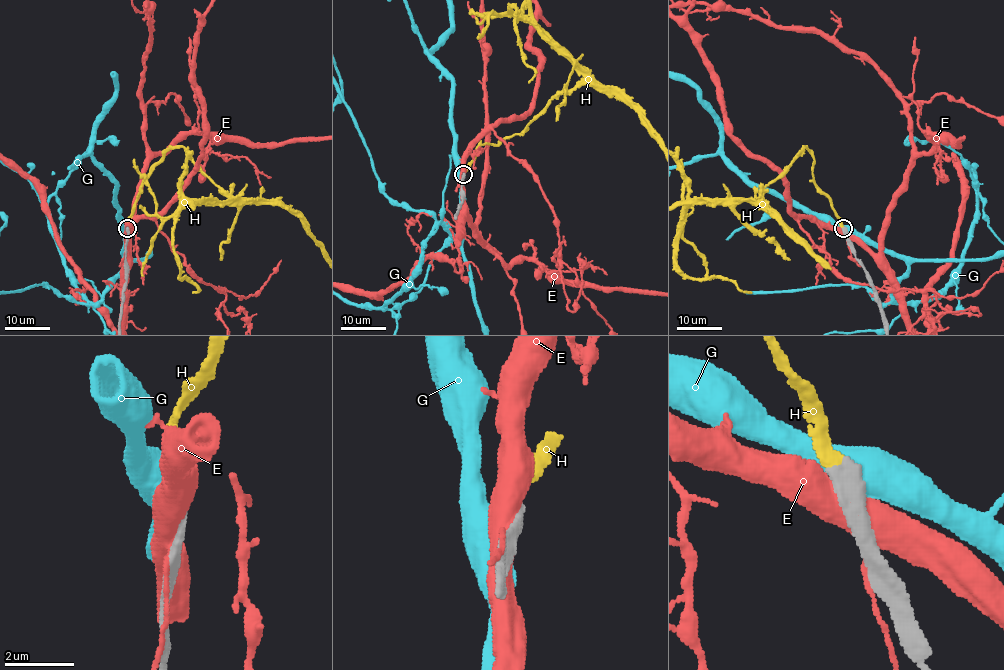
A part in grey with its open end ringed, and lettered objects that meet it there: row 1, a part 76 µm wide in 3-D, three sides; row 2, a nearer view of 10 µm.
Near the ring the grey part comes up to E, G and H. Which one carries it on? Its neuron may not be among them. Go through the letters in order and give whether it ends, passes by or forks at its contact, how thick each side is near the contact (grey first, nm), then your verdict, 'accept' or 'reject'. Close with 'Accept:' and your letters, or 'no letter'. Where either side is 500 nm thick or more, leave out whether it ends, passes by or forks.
E: 320/500 nm | reject
G: 600/750 nm | reject
H: 600/460 nm | accept
Accept: H

